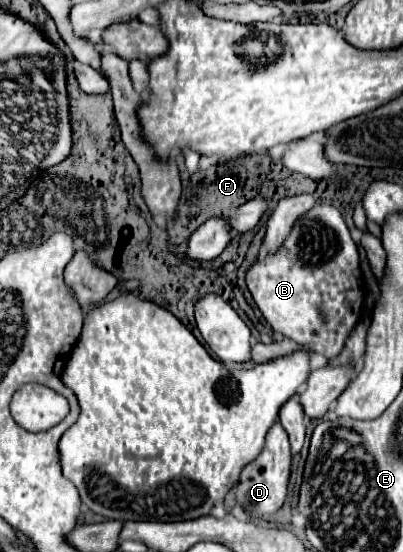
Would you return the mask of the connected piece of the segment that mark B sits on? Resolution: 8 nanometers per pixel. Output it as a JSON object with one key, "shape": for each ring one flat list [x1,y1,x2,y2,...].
{"shape":[[315,204,313,210,307,212,297,222,295,230,291,232,291,236,287,238,287,242,277,254,267,256,263,262,257,260,249,268,247,288,257,308,261,310,261,314,265,316,265,320,275,332,295,340,297,344,309,348,311,352,315,350,317,354,323,354,327,360,337,358,345,348,351,330,359,322,367,296,365,280,359,268,359,252,339,210,327,204]]}

